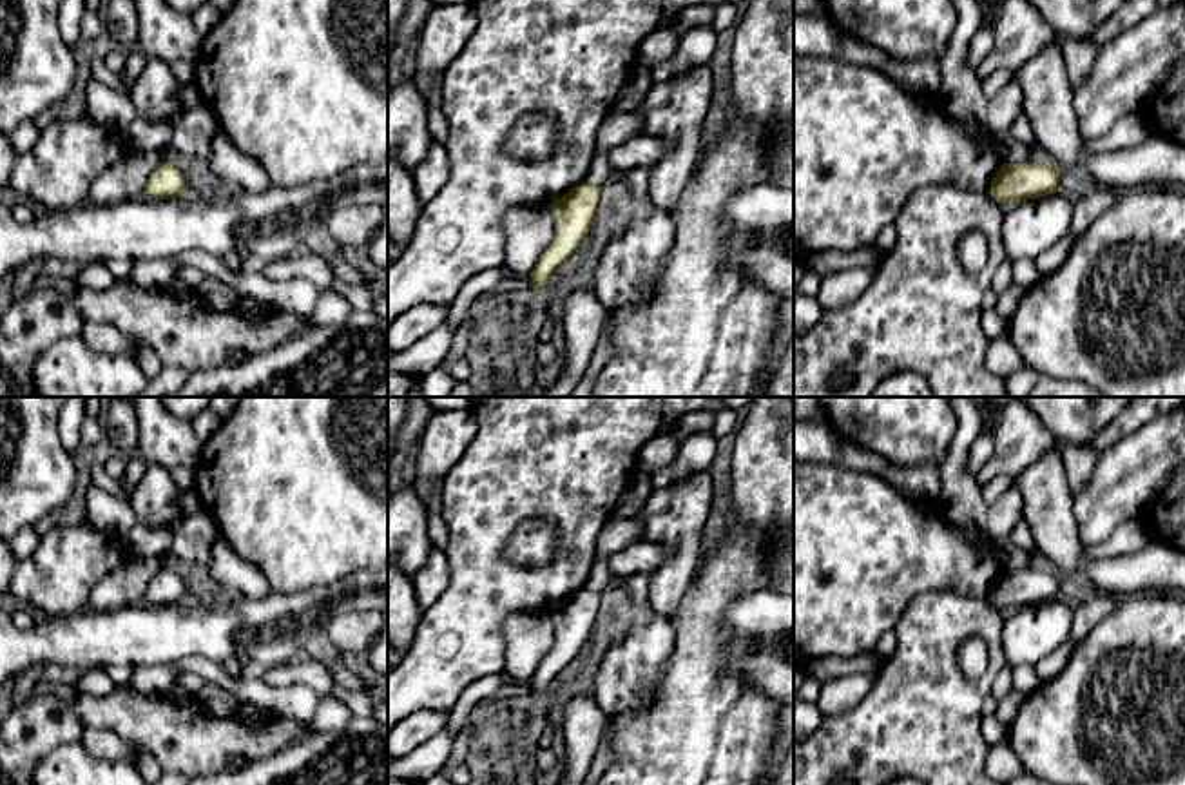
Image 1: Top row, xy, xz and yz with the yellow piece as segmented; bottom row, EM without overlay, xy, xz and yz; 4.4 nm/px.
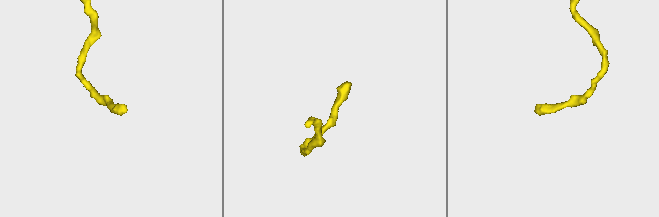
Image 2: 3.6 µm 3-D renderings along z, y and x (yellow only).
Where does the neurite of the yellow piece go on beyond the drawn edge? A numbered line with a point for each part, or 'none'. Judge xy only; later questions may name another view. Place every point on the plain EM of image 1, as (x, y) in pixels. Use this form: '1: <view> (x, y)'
none

